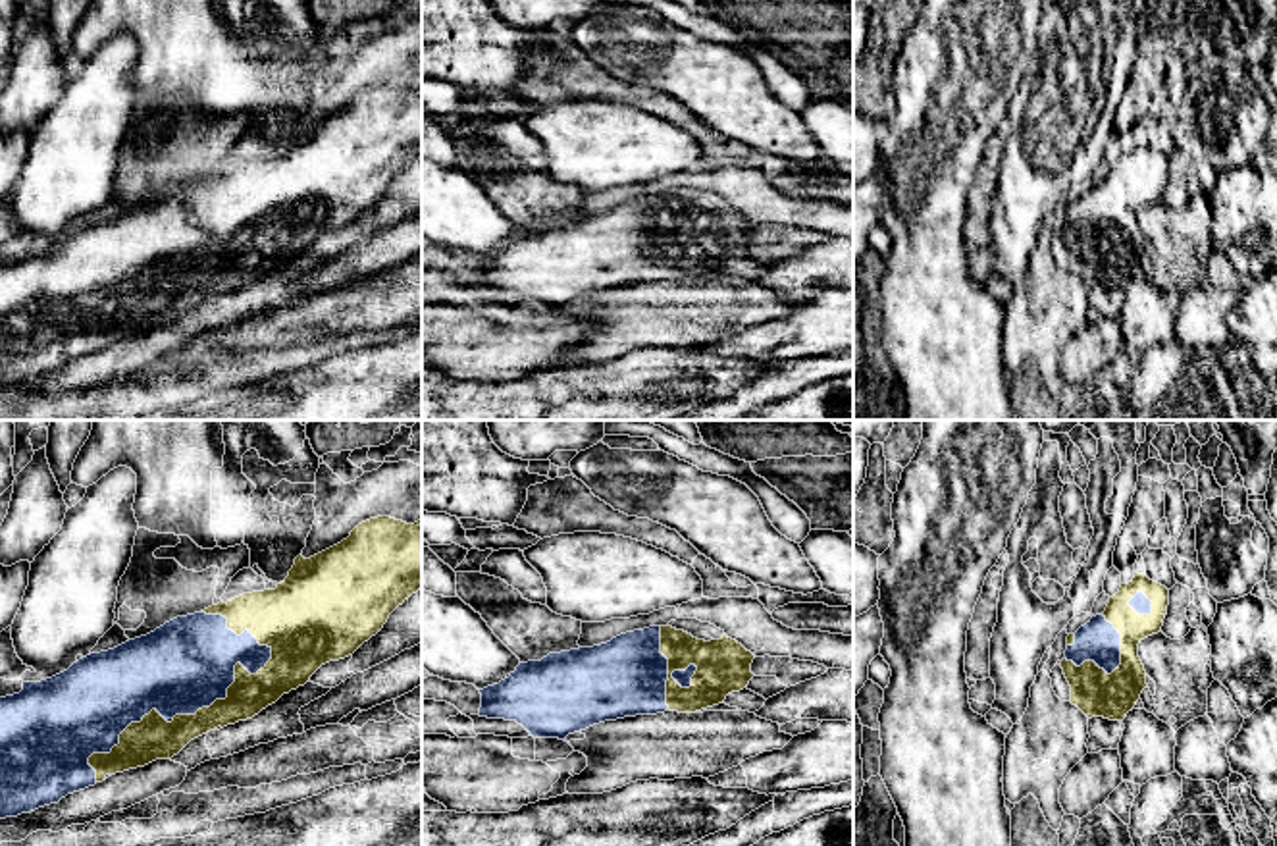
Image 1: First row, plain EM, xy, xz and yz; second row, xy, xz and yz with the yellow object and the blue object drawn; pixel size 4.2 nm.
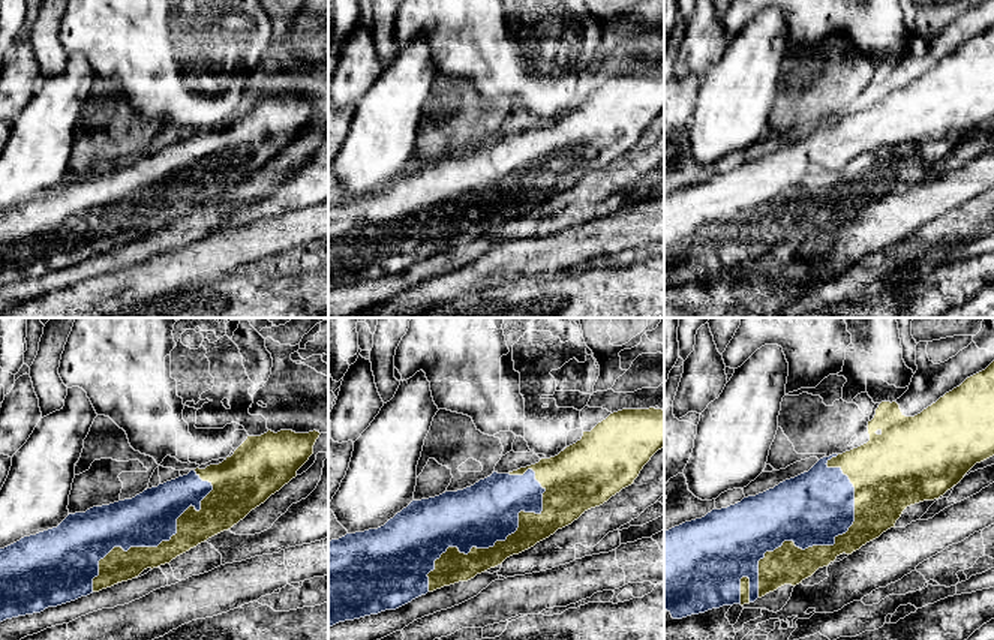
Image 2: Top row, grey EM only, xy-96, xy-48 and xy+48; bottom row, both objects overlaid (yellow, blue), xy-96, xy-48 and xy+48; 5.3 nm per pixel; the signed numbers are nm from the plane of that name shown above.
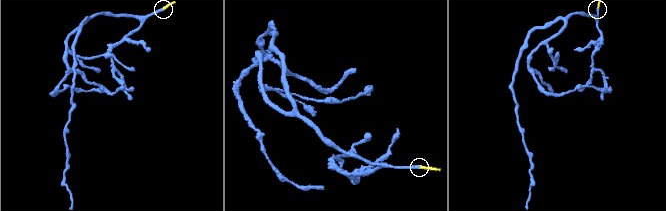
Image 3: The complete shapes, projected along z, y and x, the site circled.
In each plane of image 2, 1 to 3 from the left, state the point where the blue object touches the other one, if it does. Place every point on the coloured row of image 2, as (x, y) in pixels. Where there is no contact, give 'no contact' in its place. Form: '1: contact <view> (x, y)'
1: contact xy-96 (153, 547)
2: contact xy-48 (501, 541)
3: contact xy+48 (828, 546)

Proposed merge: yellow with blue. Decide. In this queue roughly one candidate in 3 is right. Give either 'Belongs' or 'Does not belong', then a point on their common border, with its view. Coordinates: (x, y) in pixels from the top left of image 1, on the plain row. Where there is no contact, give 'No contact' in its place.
Belongs. Touches yellow at xy (182, 284)

